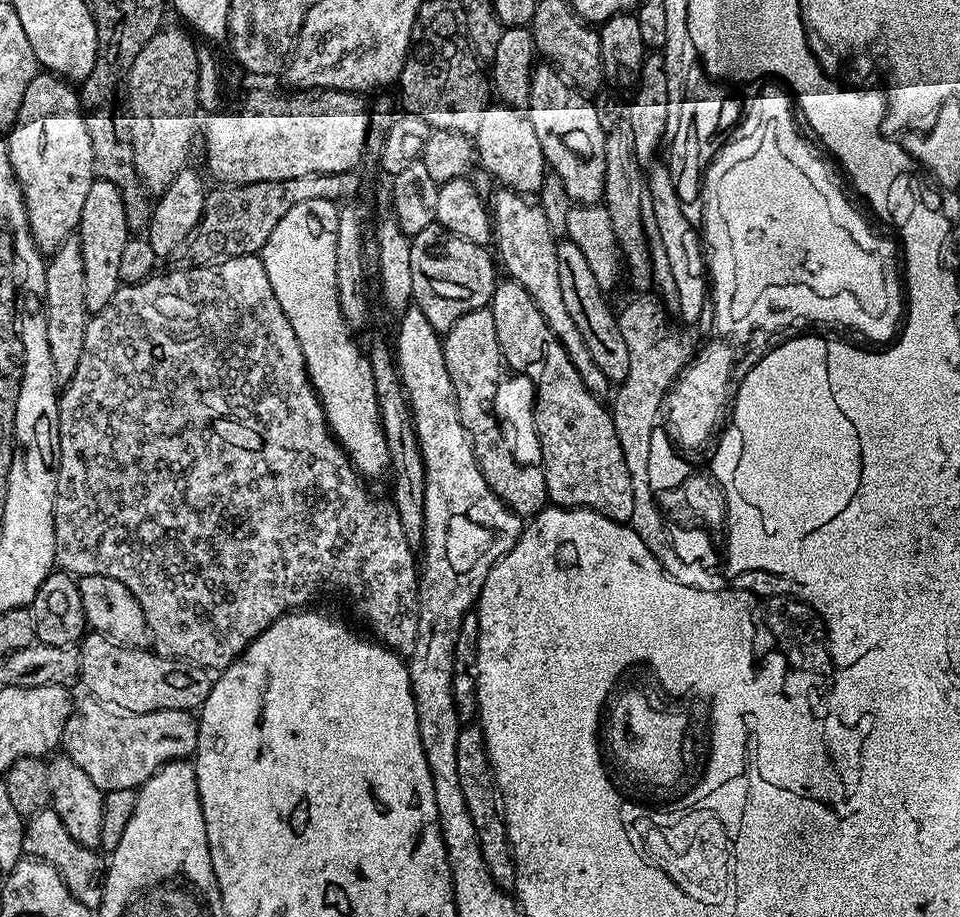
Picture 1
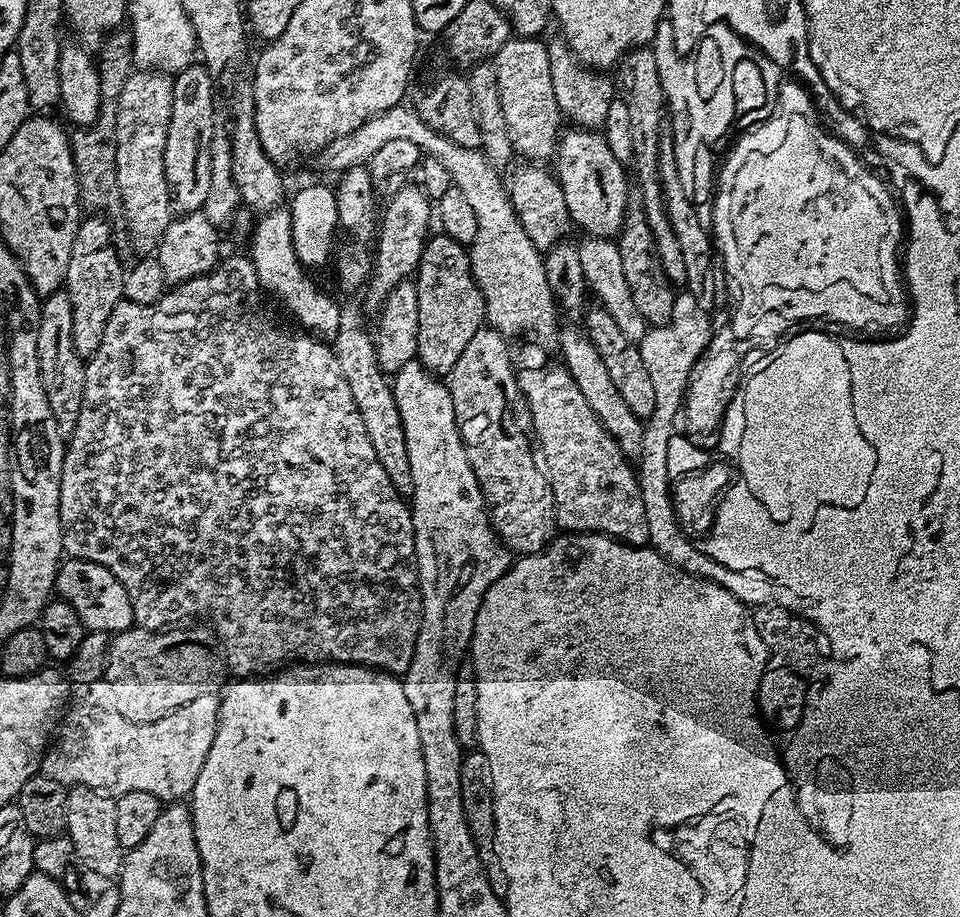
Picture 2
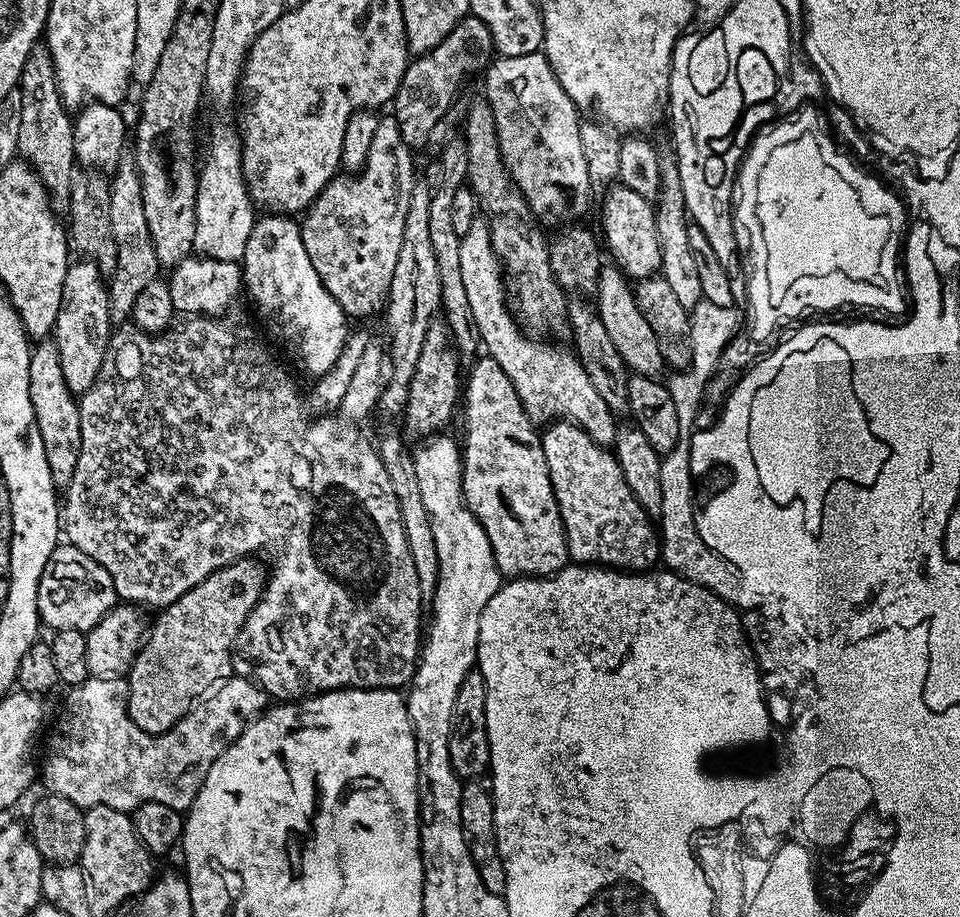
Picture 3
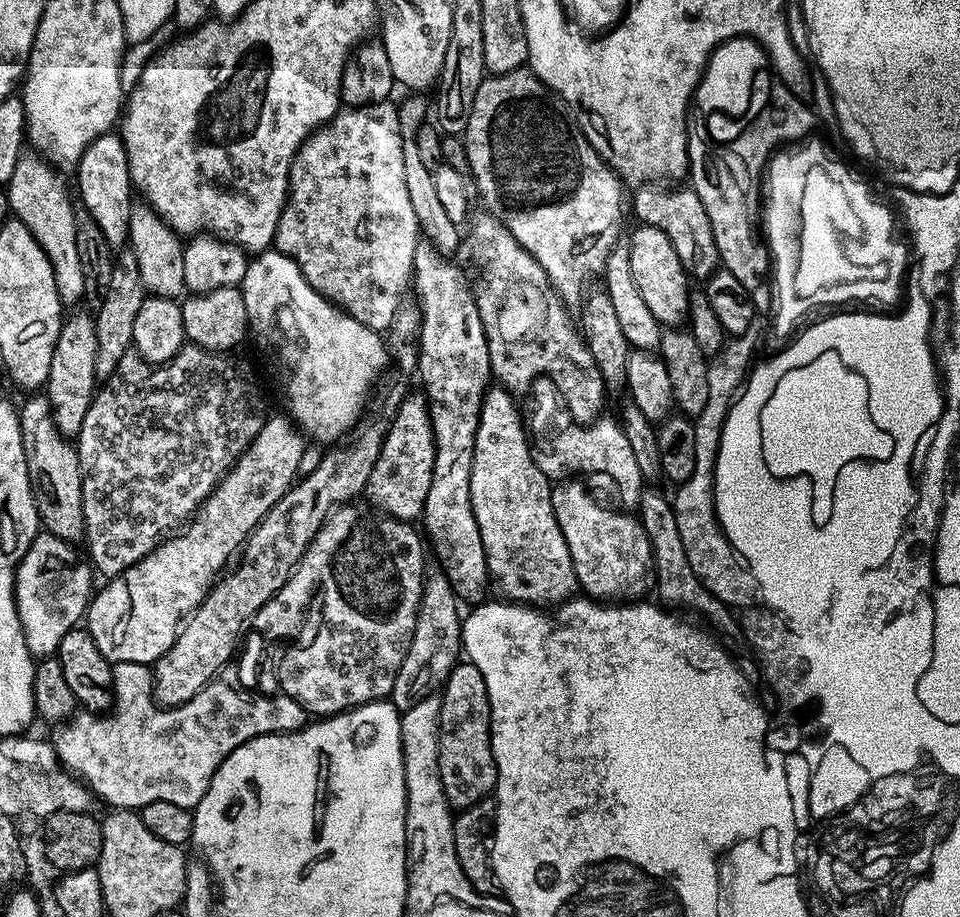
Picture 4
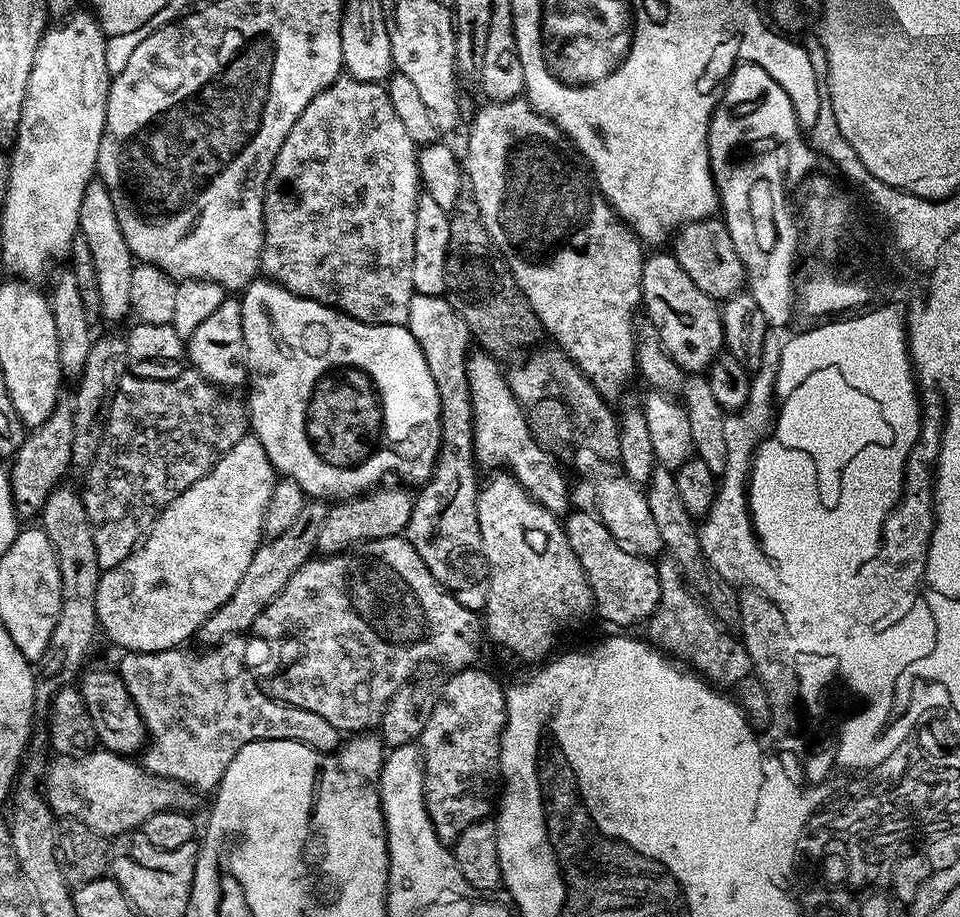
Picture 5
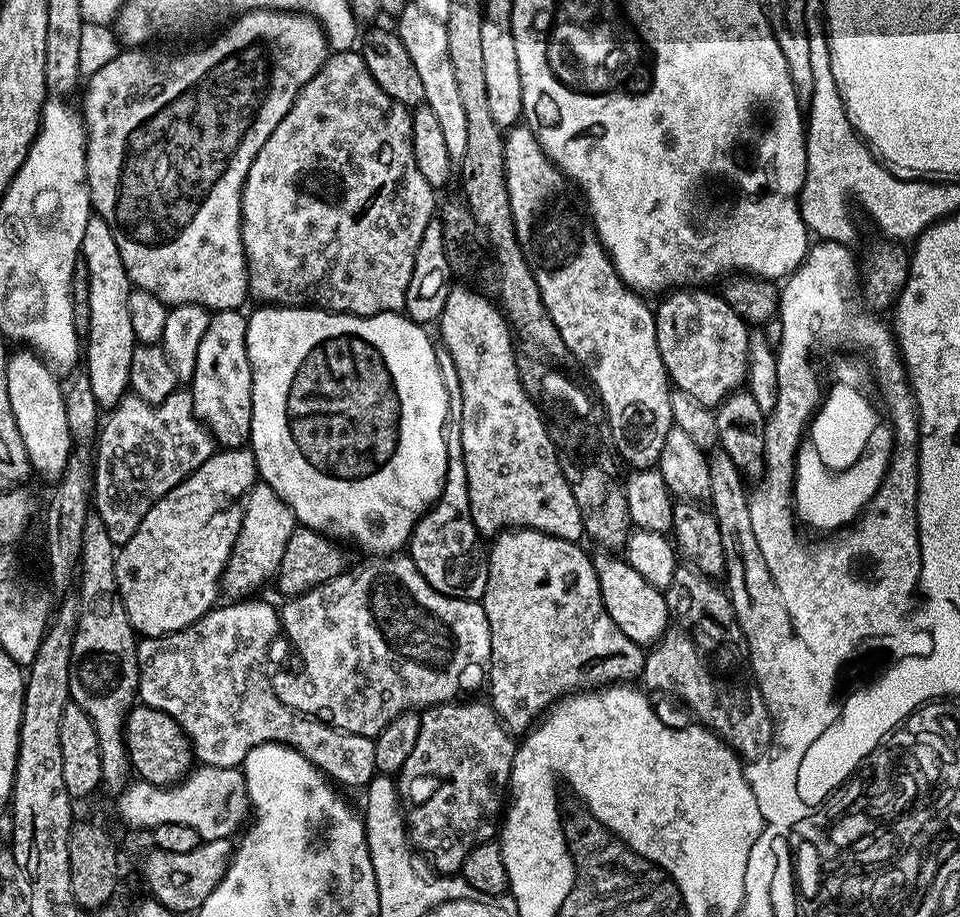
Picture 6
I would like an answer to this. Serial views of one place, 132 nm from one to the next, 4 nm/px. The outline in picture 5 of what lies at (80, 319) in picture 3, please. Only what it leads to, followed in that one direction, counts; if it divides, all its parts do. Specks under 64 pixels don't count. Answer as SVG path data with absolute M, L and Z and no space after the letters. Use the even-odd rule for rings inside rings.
M61 402L42 422L42 426L31 429L20 443L16 455L10 460L10 479L12 481L12 504L17 517L39 517L46 498L52 489L61 483L60 476L70 472L72 455L70 445L74 442L74 418L71 403Z

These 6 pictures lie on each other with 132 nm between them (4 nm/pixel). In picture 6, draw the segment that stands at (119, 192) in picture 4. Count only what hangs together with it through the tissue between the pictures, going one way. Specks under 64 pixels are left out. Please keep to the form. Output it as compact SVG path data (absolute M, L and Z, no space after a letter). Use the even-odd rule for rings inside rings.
M91 215L86 222L86 234L82 234L80 247L82 263L90 278L90 318L86 333L86 371L94 398L101 409L111 410L129 391L130 358L134 358L137 338L134 326L130 326L130 306L128 299L133 283L122 266L122 254L118 254L118 242L110 234L110 226L98 215Z

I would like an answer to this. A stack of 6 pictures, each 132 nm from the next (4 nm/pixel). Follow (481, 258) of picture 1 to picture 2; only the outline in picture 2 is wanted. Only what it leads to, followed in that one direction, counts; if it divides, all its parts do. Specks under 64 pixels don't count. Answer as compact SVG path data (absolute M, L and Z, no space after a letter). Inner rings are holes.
M436 234L425 243L420 265L414 273L418 296L418 334L415 359L433 376L447 377L466 342L478 334L485 323L484 299L472 276L470 252L454 238Z

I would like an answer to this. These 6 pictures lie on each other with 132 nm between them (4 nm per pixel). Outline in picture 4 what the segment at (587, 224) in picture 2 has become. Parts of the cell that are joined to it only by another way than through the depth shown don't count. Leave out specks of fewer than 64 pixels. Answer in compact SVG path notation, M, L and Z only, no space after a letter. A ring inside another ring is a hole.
M646 223L636 227L640 228L633 230L632 237L626 241L626 247L630 258L630 274L634 274L634 282L642 293L642 300L649 306L661 326L683 325L683 320L689 319L690 316L688 311L690 277L685 272L682 262L678 262L678 254L674 246L670 246L670 238L666 238L662 230Z

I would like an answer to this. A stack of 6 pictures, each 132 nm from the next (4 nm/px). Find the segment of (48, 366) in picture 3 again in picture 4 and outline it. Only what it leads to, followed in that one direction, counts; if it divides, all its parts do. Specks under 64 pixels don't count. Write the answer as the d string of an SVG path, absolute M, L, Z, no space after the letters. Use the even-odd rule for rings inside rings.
M32 394L27 399L28 401L24 405L21 403L18 408L22 450L26 454L26 470L30 474L32 492L36 495L36 509L40 515L43 531L54 534L59 540L65 540L67 544L79 545L84 540L84 511L82 510L80 454L77 445L69 437L63 436L58 430L58 426L54 426L54 418L47 395Z

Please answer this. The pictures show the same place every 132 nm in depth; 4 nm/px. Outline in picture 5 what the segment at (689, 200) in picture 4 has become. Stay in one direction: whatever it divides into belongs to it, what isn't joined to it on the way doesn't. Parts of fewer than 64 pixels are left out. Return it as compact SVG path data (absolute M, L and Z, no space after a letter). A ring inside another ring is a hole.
M723 219L689 220L687 224L680 225L671 244L672 255L676 257L682 270L690 274L690 282L694 282L694 286L698 286L702 294L723 302L745 287L742 258L738 258L738 250L734 250L730 242L730 230L726 230Z

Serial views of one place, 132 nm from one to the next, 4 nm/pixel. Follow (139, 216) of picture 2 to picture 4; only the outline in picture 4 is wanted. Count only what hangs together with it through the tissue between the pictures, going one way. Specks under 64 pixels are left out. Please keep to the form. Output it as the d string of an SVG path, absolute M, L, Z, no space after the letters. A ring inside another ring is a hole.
M124 250L115 257L110 274L110 290L102 298L102 306L95 309L96 337L98 338L98 358L96 359L96 379L103 382L116 373L118 362L132 348L134 338L134 317L146 298L142 286L142 274L138 274L138 262L131 250Z

